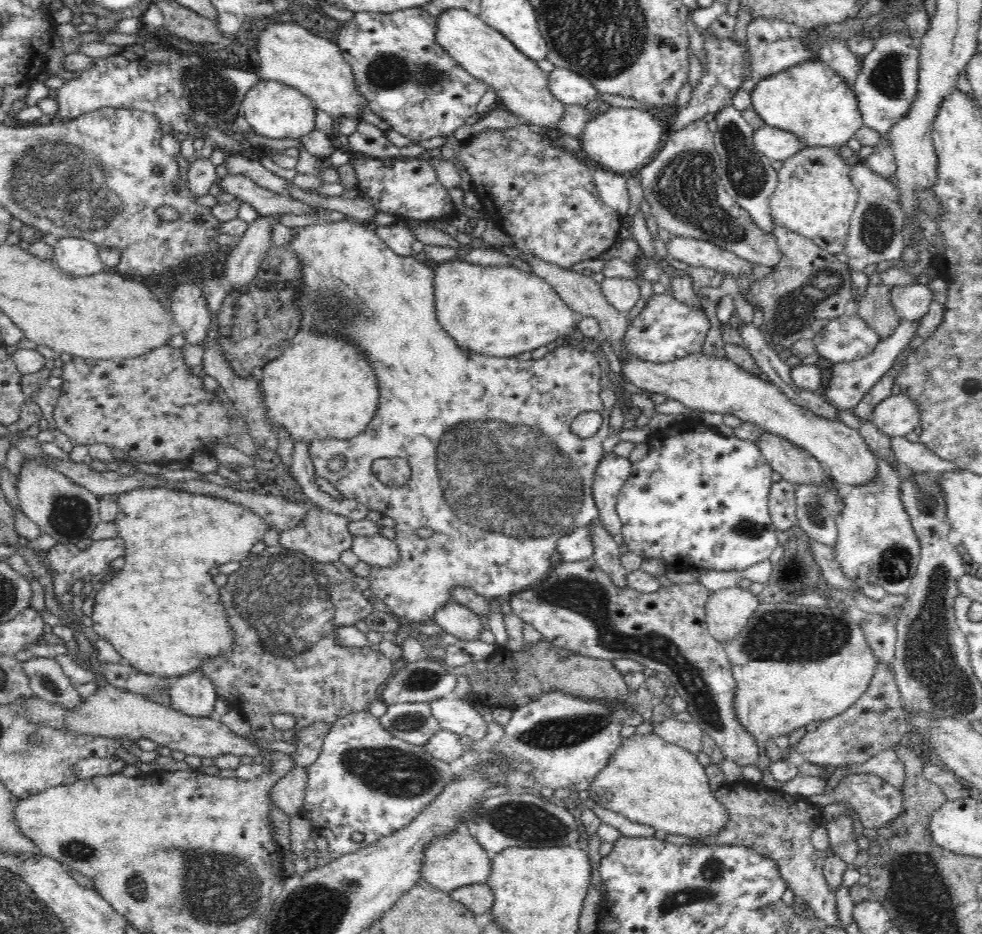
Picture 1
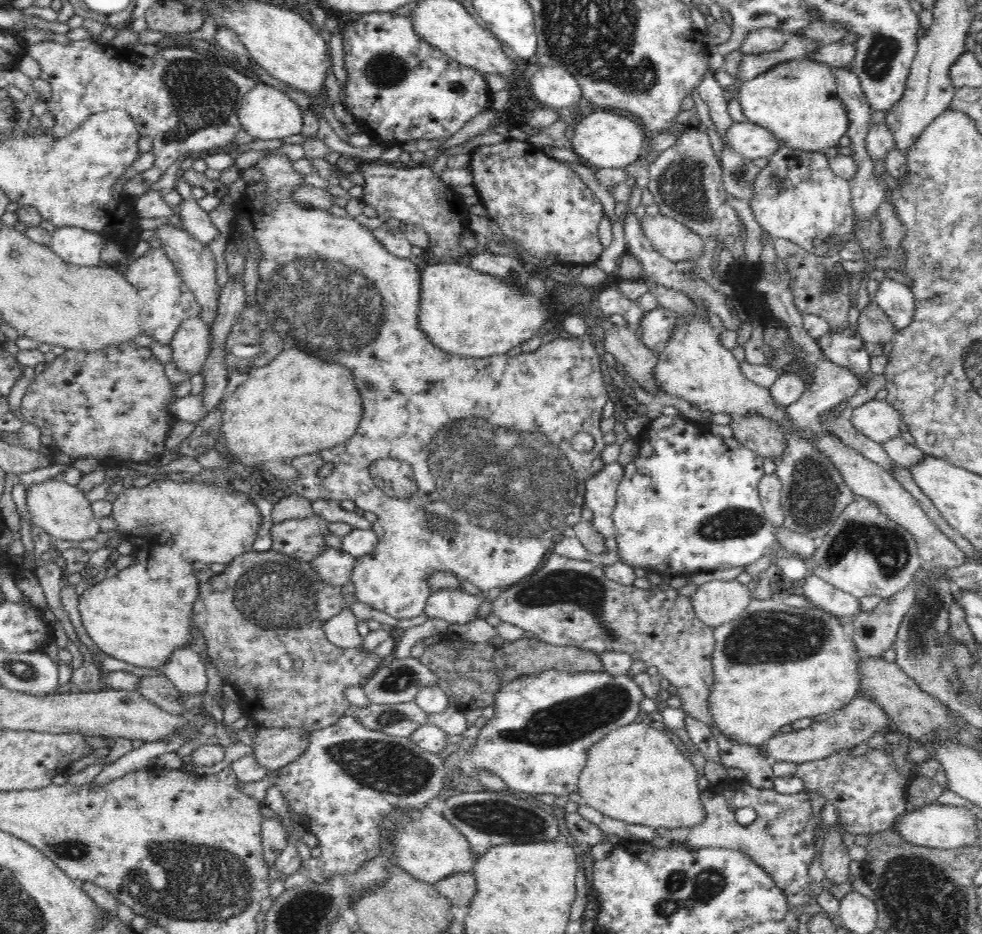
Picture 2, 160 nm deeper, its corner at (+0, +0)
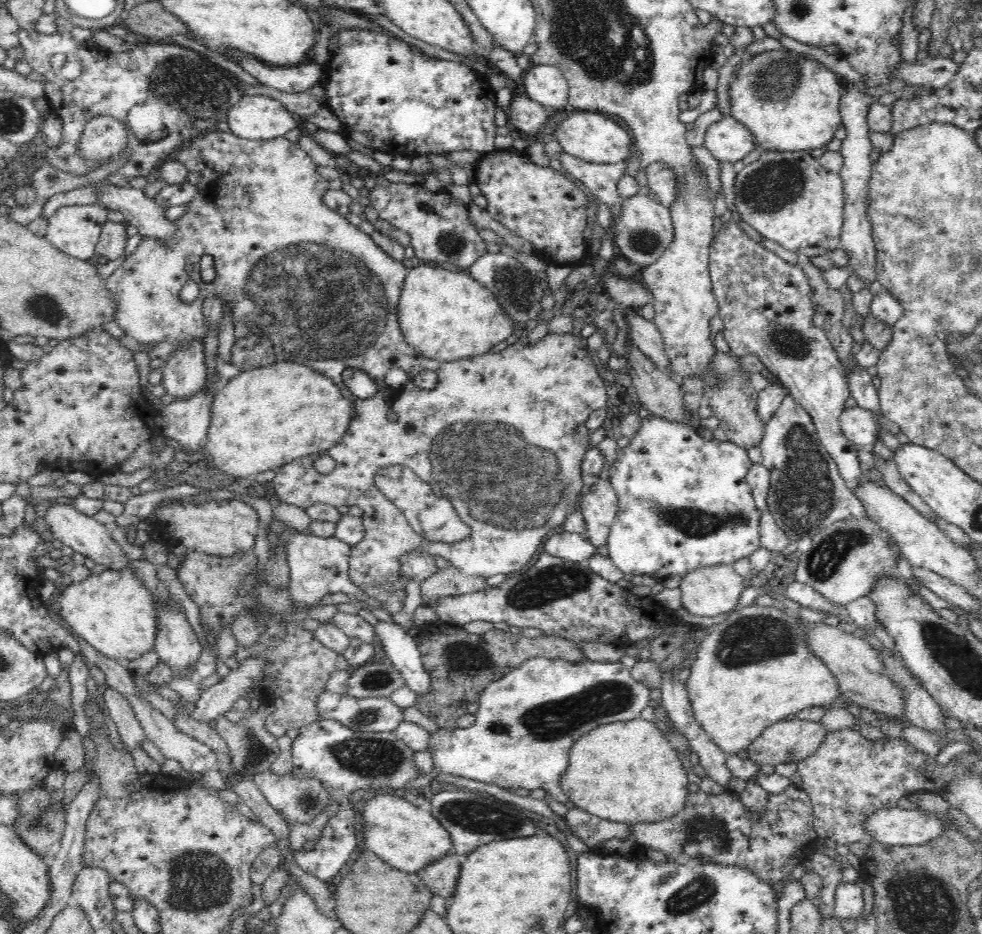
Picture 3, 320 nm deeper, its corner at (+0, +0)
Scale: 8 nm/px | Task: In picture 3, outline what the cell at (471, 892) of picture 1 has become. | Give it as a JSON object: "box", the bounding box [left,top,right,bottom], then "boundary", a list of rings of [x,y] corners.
{"box":[417,852,464,898],"boundary":[[[448,852],[444,854],[444,858],[438,858],[428,868],[424,866],[424,870],[420,870],[417,875],[434,895],[448,898],[455,891],[460,868],[464,862],[464,855]]]}

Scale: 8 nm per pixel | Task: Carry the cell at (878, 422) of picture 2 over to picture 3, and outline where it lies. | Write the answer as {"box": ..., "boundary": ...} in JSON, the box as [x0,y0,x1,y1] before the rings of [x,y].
{"box":[839,406,884,448],"boundary":[[[859,406],[844,409],[839,423],[844,437],[859,448],[876,444],[876,440],[880,438],[879,430],[884,427],[884,423],[880,423],[880,418],[871,410],[864,410]]]}

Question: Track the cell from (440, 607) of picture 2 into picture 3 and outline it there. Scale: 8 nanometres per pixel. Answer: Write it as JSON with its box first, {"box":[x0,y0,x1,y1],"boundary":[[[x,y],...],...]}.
{"box":[422,565,487,606],"boundary":[[[450,565],[434,571],[428,580],[422,582],[422,602],[426,606],[432,606],[440,597],[472,594],[484,590],[486,586],[487,580],[484,577],[468,575]]]}

